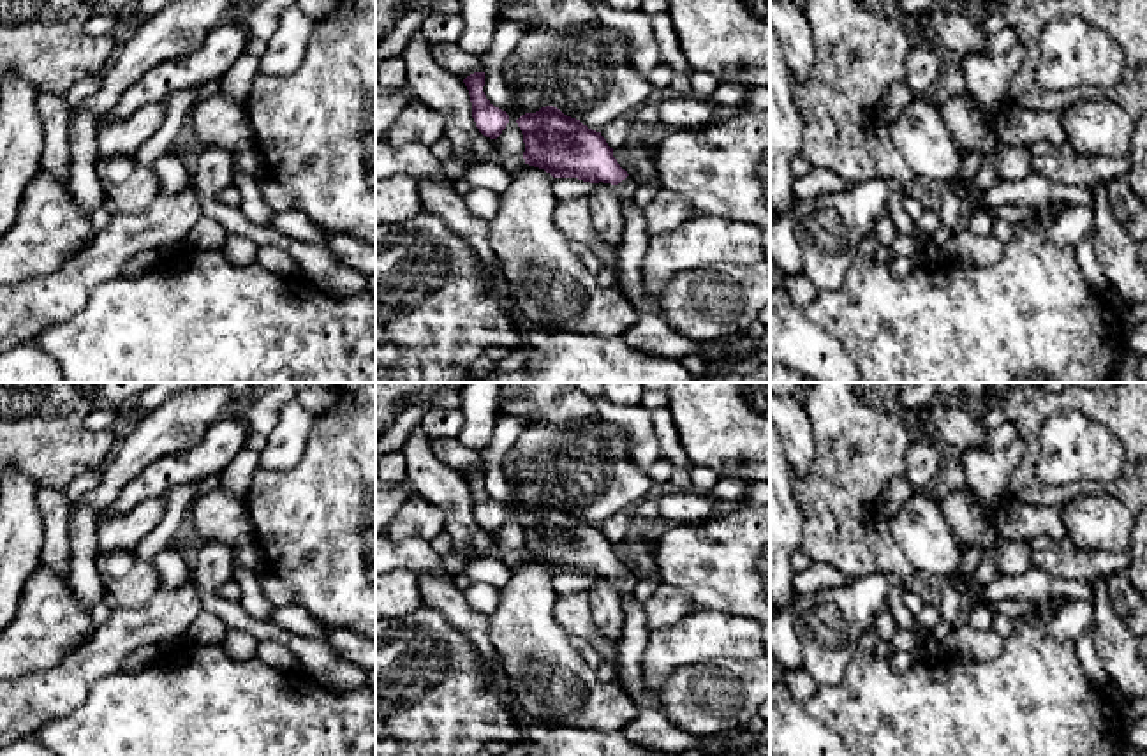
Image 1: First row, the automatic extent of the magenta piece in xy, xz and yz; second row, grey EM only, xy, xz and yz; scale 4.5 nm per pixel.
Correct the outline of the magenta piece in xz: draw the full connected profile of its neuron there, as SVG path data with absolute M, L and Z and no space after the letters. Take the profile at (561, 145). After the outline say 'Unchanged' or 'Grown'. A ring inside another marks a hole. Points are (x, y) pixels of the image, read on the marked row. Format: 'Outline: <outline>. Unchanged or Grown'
Outline: M553 106L525 113L516 120L525 143L525 164L544 169L553 178L578 178L590 183L617 187L624 210L624 238L617 247L617 285L641 315L661 317L661 307L645 291L641 261L648 247L648 231L640 210L633 203L638 180L620 167L601 132L564 115Z. Grown

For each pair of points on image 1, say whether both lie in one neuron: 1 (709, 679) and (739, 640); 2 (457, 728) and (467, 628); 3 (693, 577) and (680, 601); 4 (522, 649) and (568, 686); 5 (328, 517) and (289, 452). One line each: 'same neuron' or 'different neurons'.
1: different neurons
2: different neurons
3: different neurons
4: same neuron
5: different neurons

